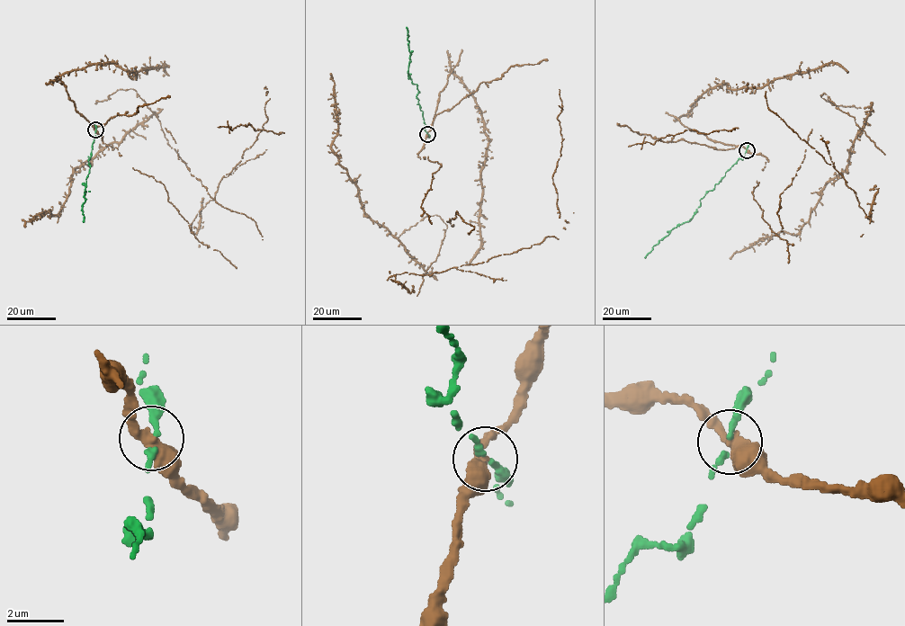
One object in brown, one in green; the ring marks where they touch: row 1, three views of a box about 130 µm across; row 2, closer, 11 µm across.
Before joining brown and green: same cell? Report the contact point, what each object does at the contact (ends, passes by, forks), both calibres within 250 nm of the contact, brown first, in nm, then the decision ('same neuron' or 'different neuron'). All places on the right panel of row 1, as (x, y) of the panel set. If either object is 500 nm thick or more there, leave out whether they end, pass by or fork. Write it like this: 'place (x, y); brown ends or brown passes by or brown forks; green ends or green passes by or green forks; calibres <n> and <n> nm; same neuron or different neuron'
place (747, 150); brown passes by; green passes by; calibres 360 and 200 nm; different neuron

